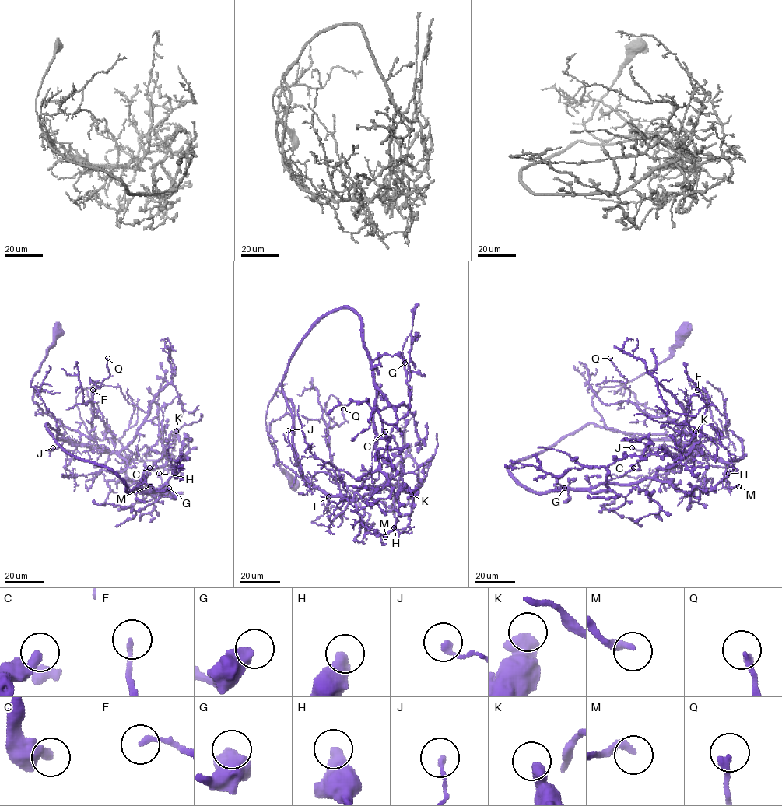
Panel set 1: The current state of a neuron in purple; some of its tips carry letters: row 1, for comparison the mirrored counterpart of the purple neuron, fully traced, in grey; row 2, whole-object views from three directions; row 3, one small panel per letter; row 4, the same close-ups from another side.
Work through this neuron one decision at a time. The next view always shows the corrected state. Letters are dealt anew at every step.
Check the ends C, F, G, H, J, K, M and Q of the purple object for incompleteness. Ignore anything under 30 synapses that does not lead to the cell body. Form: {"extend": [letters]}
{"extend": []}

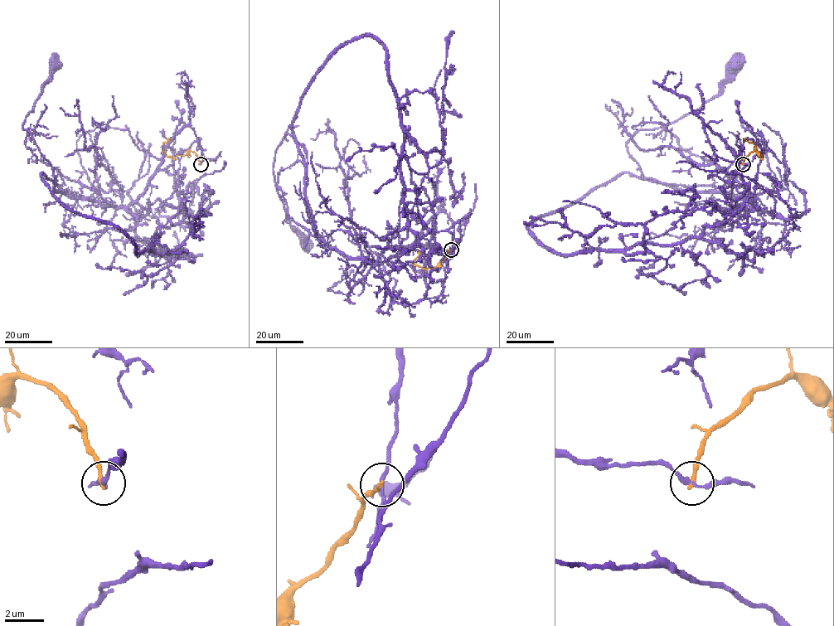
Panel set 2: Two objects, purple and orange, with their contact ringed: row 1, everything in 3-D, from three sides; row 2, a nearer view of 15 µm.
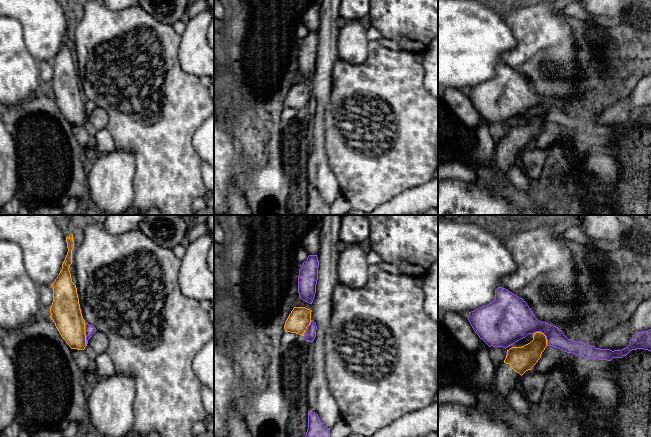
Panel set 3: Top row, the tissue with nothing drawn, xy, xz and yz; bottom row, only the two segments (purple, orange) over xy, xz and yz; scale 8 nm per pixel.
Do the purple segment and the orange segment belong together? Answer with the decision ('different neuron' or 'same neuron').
different neuron

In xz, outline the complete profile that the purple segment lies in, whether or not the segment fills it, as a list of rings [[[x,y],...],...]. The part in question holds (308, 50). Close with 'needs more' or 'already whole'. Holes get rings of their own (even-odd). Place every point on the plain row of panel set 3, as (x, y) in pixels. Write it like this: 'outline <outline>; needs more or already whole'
outline [[[317,30],[309,31],[307,36],[303,38],[299,45],[298,51],[298,69],[299,74],[303,77],[312,80],[318,56],[319,37]]]; already whole

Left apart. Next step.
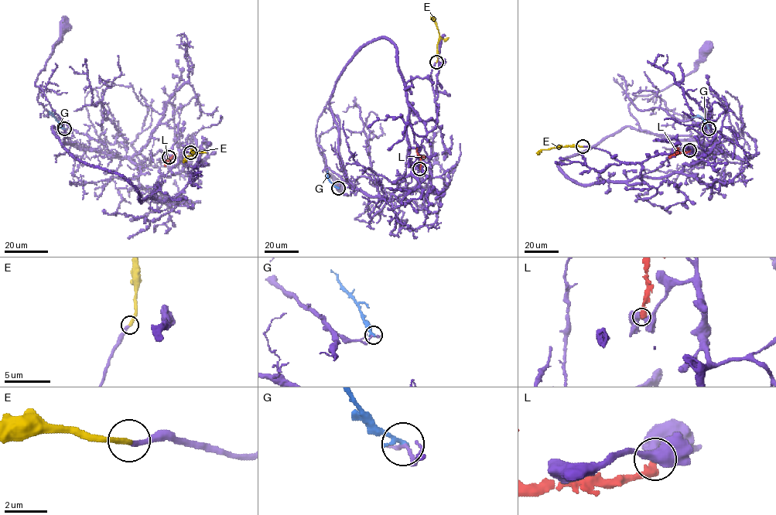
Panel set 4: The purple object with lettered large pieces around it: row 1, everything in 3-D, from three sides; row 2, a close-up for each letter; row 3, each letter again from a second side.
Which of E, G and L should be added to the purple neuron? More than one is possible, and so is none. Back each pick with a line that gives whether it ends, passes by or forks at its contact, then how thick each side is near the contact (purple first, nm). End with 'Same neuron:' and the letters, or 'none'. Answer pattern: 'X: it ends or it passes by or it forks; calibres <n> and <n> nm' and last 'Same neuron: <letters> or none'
E: it ends; calibres 240 and 280 nm
Same neuron: E

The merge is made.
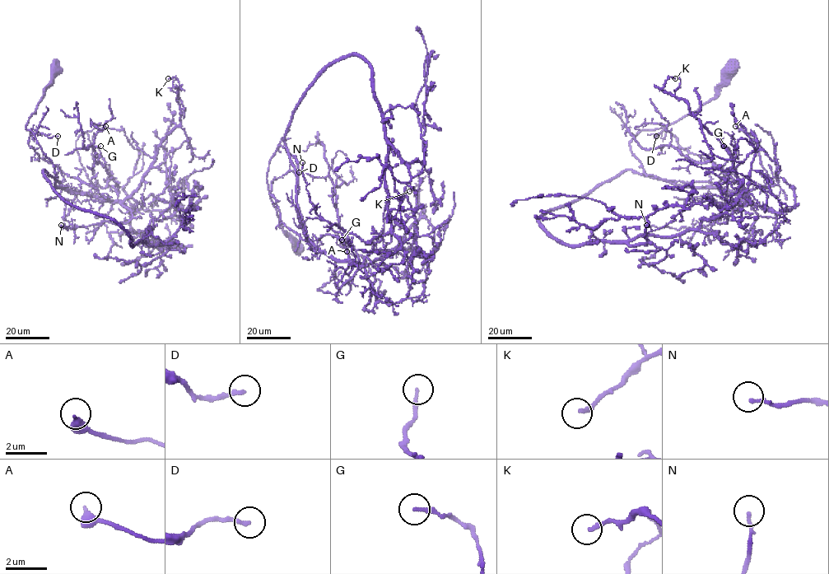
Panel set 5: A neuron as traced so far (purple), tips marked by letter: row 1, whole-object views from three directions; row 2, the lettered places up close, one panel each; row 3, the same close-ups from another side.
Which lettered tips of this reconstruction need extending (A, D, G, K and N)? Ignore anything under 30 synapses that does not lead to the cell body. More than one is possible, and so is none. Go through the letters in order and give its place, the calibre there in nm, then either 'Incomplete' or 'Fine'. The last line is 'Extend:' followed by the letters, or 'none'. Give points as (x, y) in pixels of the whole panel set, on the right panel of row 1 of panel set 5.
A: Place: (735, 126). Thickness 400 nm. Fine
D: Place: (656, 136). Thickness 180 nm. Fine
G: Place: (724, 146). Thickness 190 nm. Fine
K: Place: (675, 78). Thickness 190 nm. Fine
N: Place: (646, 225). Thickness 140 nm. Fine
Extend: none

